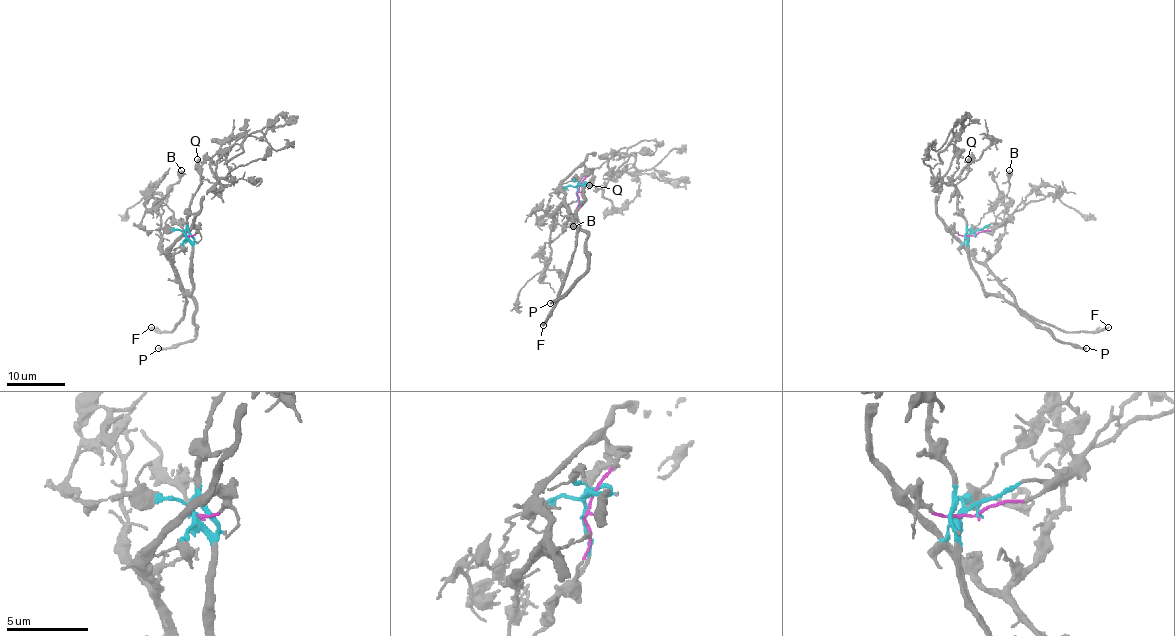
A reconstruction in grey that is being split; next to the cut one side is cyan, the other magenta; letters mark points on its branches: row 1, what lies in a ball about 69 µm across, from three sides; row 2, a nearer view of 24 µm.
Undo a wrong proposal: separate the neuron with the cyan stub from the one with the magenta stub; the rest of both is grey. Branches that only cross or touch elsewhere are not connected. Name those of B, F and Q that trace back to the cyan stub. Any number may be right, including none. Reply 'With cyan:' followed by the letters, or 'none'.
With cyan: F, Q

